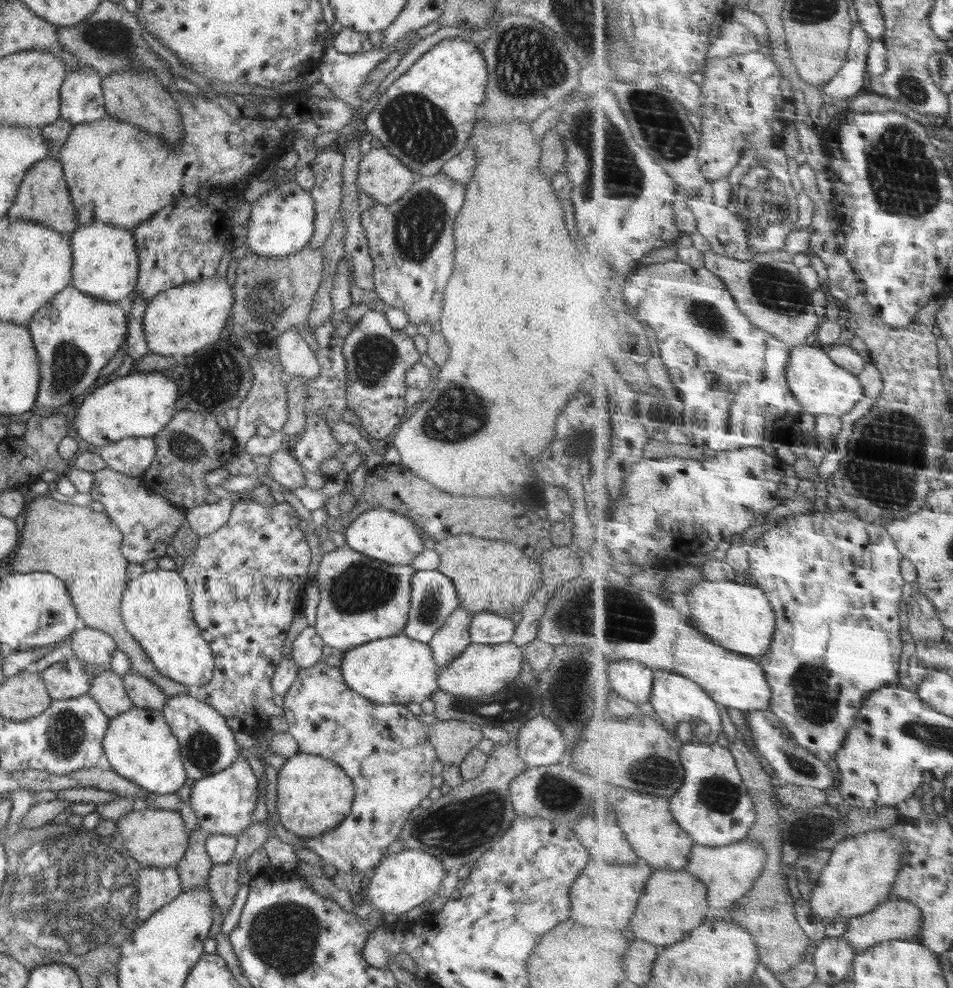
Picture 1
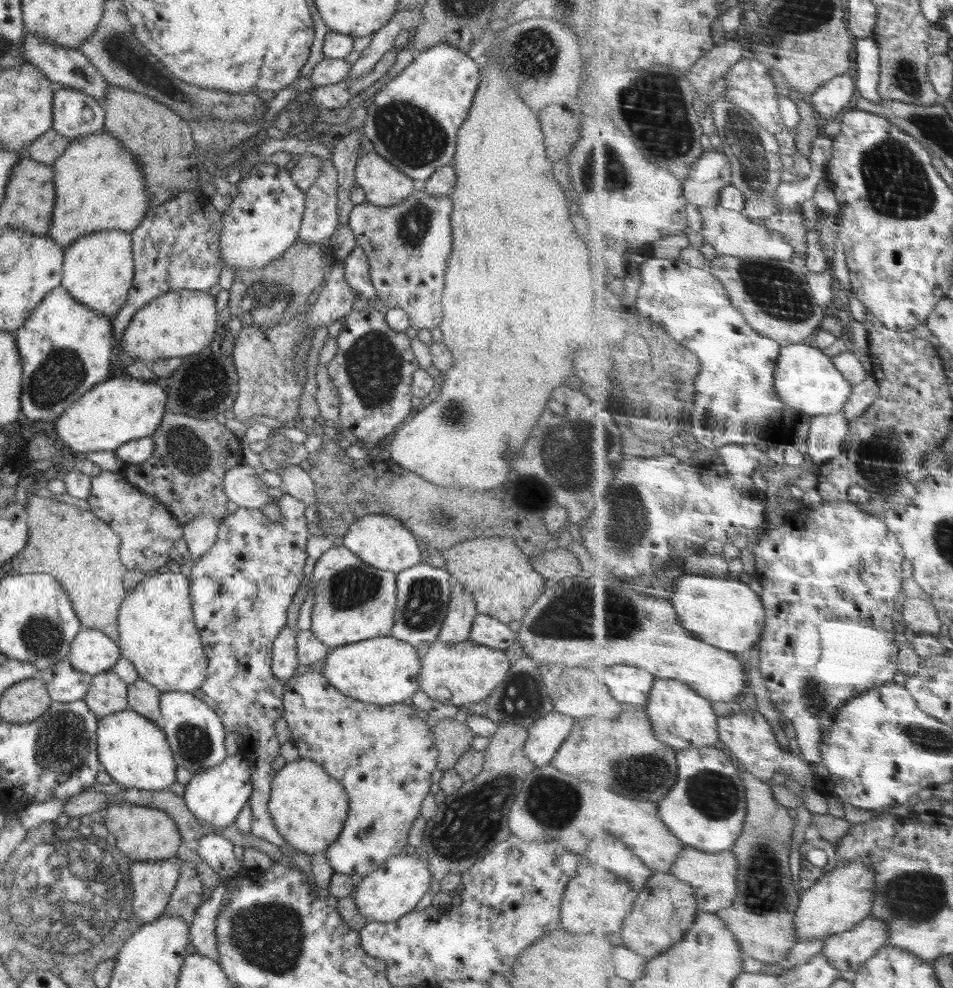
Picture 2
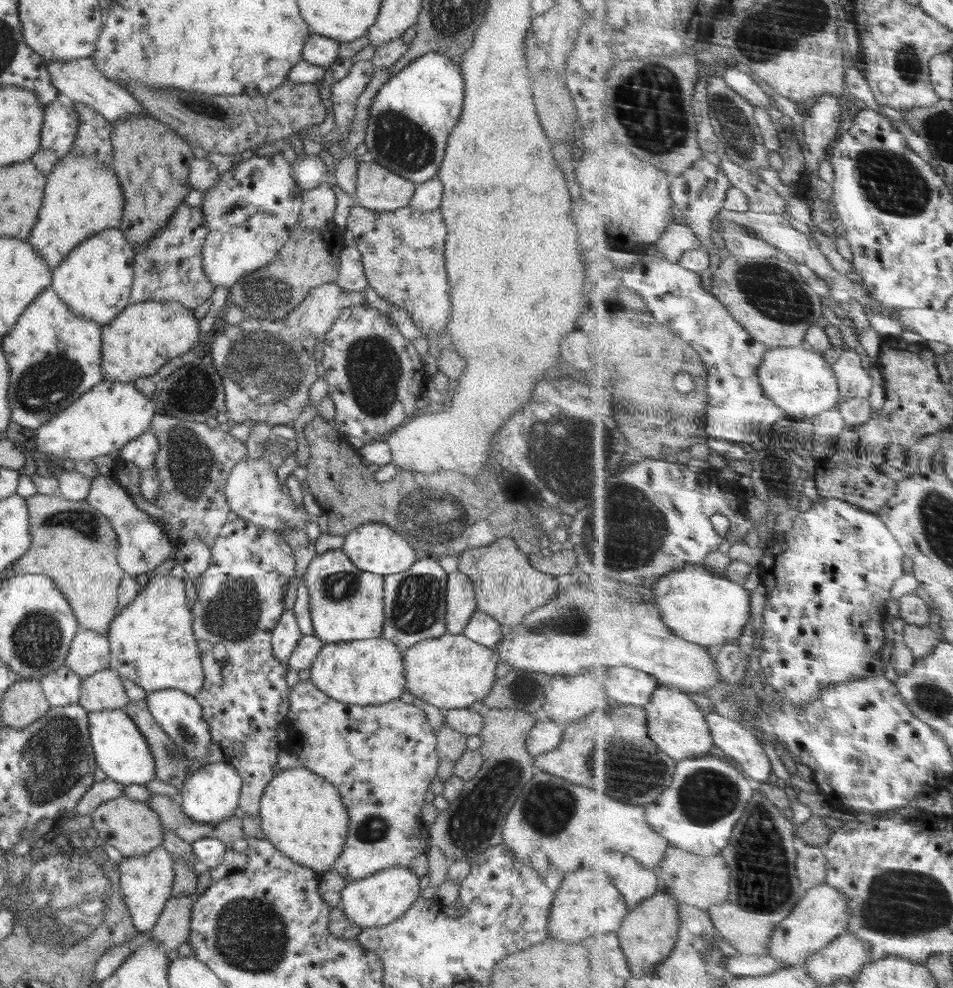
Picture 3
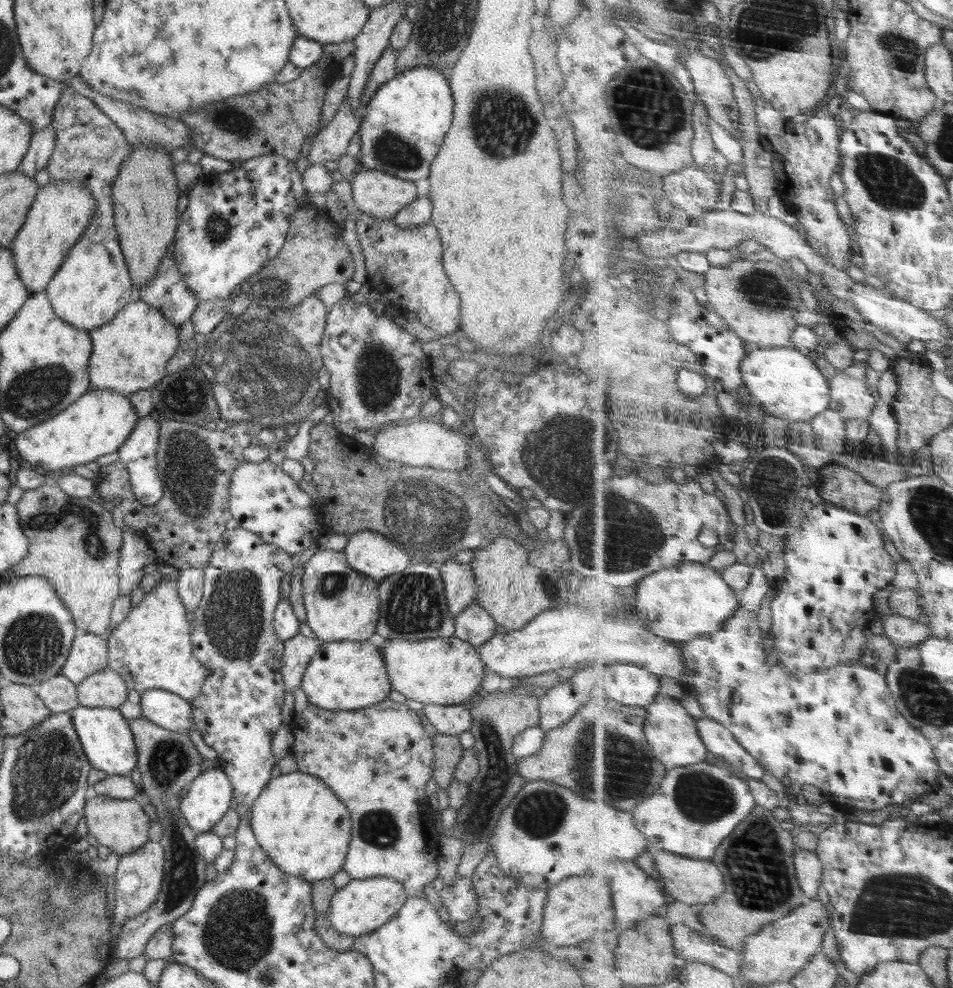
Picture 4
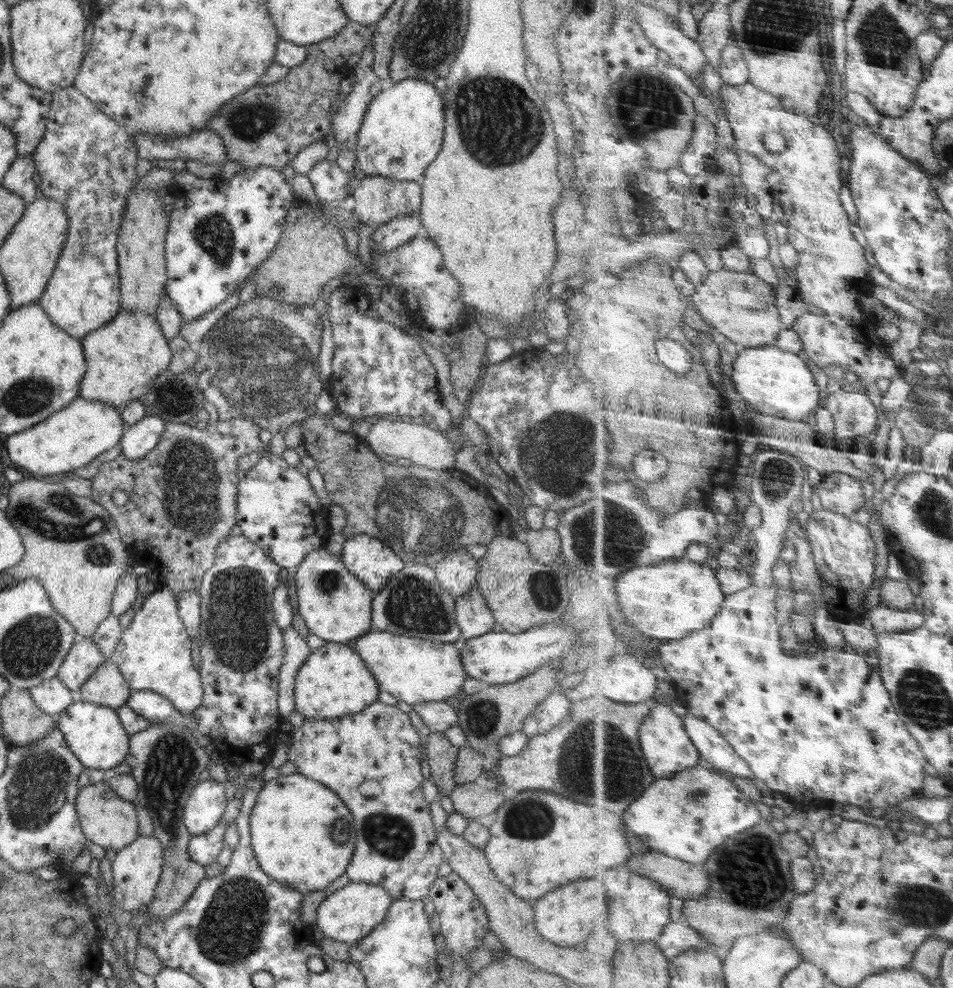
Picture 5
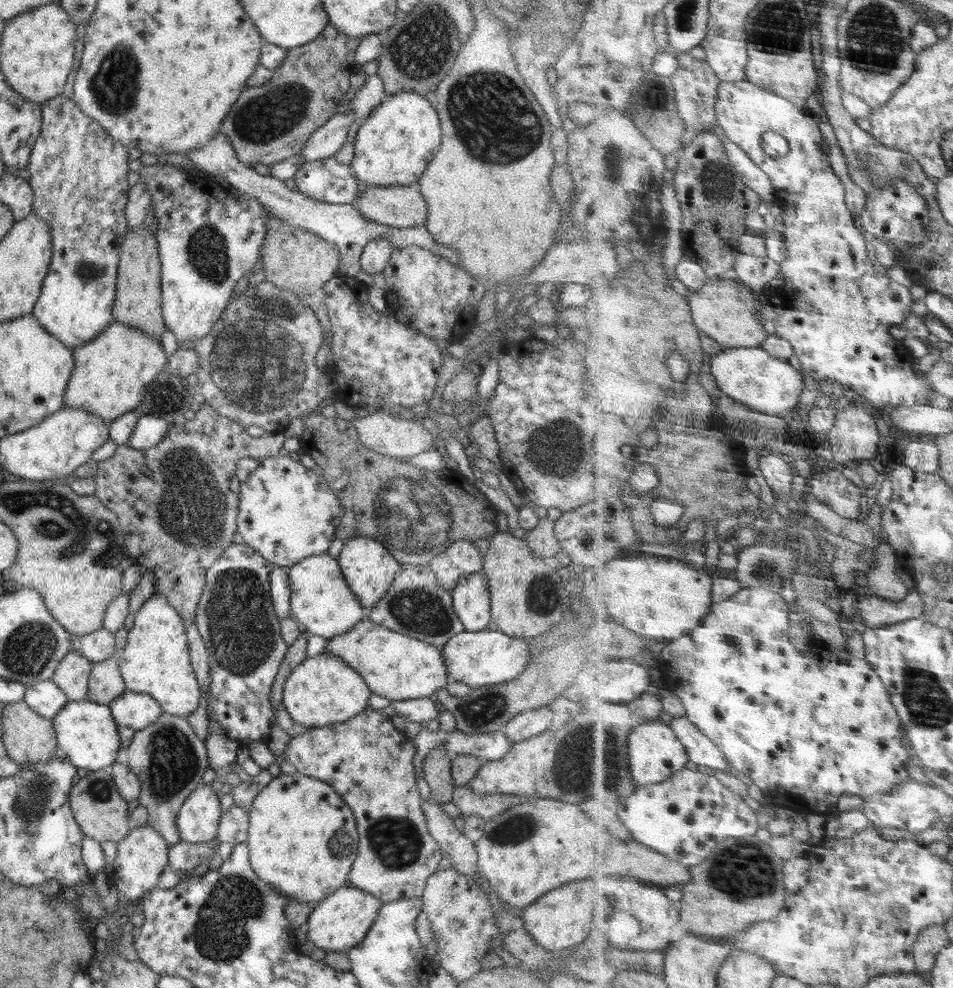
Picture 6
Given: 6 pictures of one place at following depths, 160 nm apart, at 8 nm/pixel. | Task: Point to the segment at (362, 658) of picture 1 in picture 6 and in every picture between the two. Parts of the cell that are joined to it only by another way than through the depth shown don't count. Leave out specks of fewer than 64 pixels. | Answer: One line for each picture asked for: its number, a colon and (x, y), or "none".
2: (384, 670)
3: (371, 672)
4: (343, 675)
5: (333, 682)
6: (322, 690)

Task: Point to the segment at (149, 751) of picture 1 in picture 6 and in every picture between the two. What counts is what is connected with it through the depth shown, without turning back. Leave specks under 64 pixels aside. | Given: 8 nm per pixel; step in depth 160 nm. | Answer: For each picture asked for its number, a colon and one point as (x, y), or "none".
2: (134, 751)
3: (120, 750)
4: (105, 735)
5: (94, 733)
6: (86, 733)

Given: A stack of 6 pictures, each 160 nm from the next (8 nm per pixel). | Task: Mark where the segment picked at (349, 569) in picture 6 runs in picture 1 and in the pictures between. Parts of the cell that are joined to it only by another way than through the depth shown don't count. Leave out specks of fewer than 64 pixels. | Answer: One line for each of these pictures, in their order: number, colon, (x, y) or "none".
1: (380, 534)
2: (381, 541)
3: (376, 548)
4: (367, 552)
5: (368, 559)

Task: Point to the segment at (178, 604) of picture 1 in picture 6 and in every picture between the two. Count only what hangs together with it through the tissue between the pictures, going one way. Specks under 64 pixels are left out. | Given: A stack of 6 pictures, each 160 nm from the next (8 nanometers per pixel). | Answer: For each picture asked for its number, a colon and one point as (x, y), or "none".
2: (156, 632)
3: (151, 641)
4: (151, 649)
5: (153, 653)
6: (155, 660)

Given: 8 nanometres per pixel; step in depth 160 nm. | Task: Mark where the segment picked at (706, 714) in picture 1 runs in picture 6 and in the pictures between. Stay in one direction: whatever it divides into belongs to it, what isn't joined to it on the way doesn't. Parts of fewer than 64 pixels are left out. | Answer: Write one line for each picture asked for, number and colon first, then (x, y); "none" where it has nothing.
2: (683, 718)
3: (681, 728)
4: (674, 734)
5: (669, 747)
6: (657, 753)

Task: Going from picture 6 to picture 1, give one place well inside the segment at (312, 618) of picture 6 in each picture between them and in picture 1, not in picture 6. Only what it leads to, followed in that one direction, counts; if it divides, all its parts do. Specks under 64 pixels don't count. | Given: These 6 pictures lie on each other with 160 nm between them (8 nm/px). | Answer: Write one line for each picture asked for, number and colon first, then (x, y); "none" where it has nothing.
1: (361, 599)
2: (354, 601)
3: (346, 604)
4: (341, 604)
5: (335, 605)

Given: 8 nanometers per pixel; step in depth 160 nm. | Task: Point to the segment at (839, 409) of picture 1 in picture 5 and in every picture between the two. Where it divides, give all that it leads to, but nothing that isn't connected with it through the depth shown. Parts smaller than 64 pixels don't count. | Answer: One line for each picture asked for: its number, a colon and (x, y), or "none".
2: (807, 379)
3: (802, 382)
4: (789, 384)
5: (776, 382)

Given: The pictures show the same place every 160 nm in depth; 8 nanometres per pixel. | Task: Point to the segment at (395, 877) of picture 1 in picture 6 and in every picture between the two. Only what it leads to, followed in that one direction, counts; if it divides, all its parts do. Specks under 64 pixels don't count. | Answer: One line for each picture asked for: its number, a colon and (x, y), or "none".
2: (392, 890)
3: (376, 900)
4: (360, 907)
5: (348, 914)
6: (340, 921)

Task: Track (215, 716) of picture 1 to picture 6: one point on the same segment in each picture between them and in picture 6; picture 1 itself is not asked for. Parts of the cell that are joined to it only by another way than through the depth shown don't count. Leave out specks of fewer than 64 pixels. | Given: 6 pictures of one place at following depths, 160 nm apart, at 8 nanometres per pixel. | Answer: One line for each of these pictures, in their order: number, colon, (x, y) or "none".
2: (195, 732)
3: (180, 716)
4: (166, 709)
5: (150, 705)
6: (137, 711)

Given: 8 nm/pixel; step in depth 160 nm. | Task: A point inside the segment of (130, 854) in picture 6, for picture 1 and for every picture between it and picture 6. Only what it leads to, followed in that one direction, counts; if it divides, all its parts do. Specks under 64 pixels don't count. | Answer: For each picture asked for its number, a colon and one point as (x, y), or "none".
1: (156, 887)
2: (152, 882)
3: (145, 881)
4: (139, 874)
5: (137, 868)

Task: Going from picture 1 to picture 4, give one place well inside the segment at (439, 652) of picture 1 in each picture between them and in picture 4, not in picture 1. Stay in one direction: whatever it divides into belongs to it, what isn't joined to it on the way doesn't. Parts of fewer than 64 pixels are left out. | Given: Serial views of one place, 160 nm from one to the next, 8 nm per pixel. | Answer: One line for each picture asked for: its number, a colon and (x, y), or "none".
2: (457, 625)
3: (461, 603)
4: (460, 587)

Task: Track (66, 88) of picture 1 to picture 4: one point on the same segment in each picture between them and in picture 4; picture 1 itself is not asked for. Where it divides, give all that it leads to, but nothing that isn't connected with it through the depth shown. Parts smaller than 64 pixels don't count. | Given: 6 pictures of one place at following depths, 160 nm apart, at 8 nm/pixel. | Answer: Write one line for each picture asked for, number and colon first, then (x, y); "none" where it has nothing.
2: (75, 114)
3: (60, 127)
4: (41, 145)

